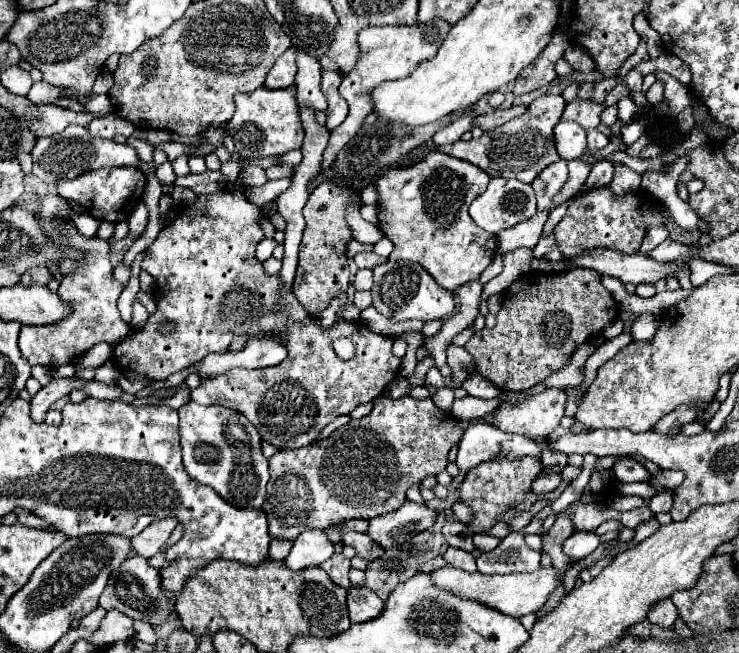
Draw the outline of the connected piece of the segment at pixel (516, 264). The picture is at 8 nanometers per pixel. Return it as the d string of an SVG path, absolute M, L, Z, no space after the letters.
M516 249L508 251L502 255L504 269L498 277L494 277L484 289L482 289L482 299L488 299L494 293L504 293L512 281L516 281L520 275L530 271L530 261L534 259L532 249Z

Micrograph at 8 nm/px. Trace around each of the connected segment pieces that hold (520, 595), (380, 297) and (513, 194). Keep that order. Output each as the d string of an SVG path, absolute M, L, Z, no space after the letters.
M444 565L430 573L432 583L438 589L446 589L448 593L456 593L456 597L464 597L470 601L478 601L486 607L492 607L504 615L520 619L522 615L536 613L548 599L548 595L558 587L556 569L540 567L534 573L508 573L508 575L484 575L484 573L464 573L462 569Z
M386 261L374 267L374 285L370 293L372 293L372 307L396 323L408 321L408 319L420 319L420 321L442 319L444 321L456 309L452 293L448 293L446 289L440 289L440 285L436 285L436 281L428 277L422 265L416 265L410 261Z
M490 179L488 189L476 197L470 205L470 217L474 219L474 223L478 227L482 227L484 231L488 231L490 235L500 233L502 229L514 227L526 219L530 219L536 213L536 197L534 191L528 183L522 183L518 179Z

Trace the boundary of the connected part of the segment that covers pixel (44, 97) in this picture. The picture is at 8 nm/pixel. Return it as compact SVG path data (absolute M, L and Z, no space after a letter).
M40 81L40 83L32 85L28 97L32 101L48 101L50 103L50 101L56 101L56 99L62 97L62 89L60 87L52 87L46 81Z

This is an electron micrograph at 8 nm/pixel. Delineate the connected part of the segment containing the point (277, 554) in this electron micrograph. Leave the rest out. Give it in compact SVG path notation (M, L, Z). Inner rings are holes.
M274 539L272 545L270 545L268 559L272 559L272 561L284 561L286 555L290 553L290 549L292 549L292 541L278 541L278 539Z

